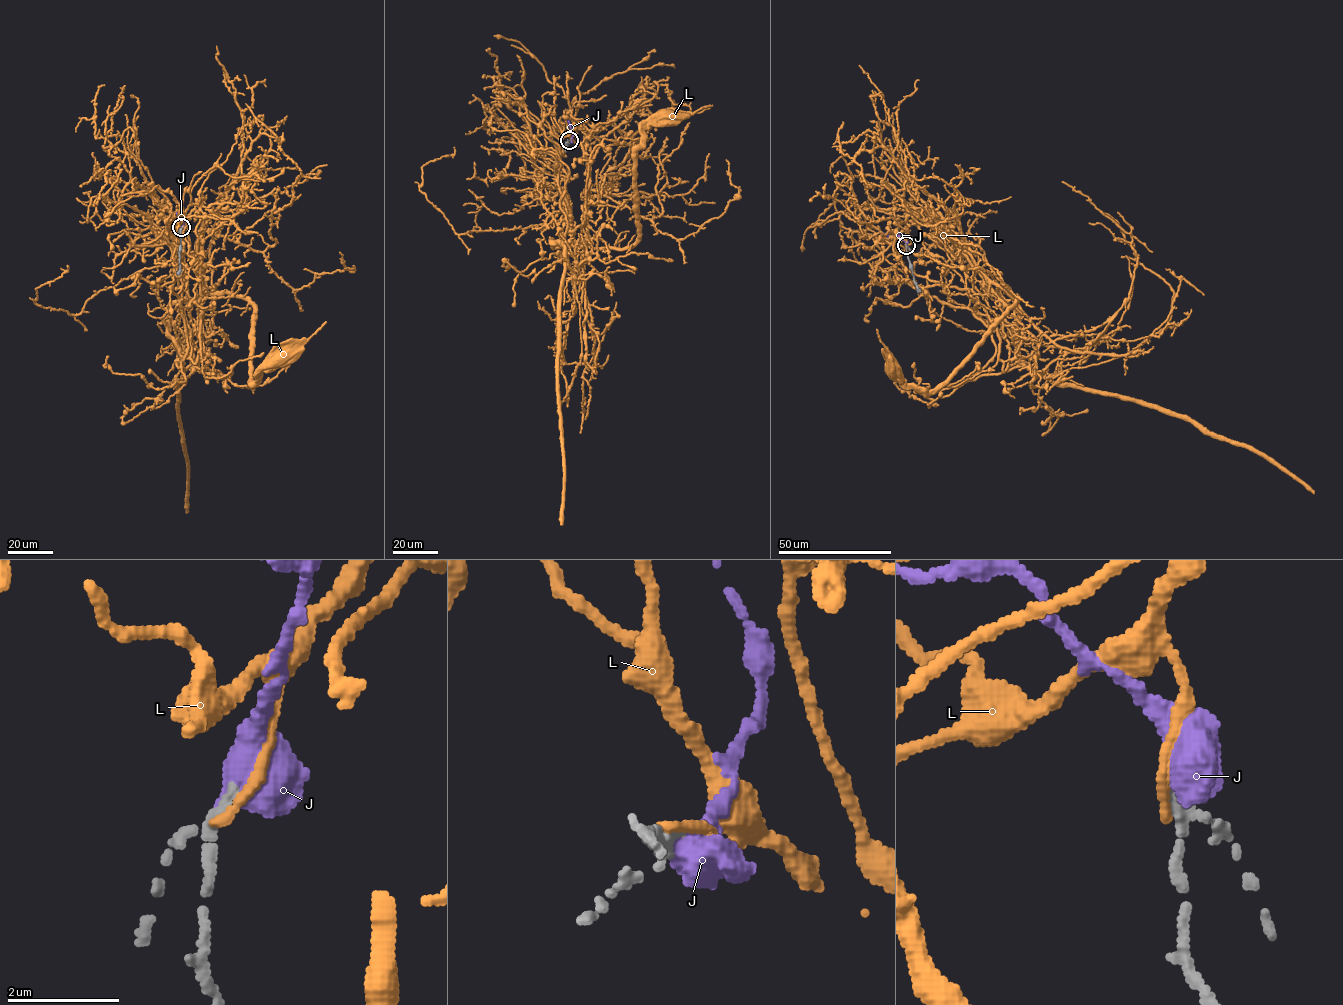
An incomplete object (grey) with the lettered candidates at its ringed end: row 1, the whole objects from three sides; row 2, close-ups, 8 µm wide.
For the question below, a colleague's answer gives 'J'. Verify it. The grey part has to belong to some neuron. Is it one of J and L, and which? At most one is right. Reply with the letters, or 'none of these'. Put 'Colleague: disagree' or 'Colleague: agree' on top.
Colleague: agree
J

